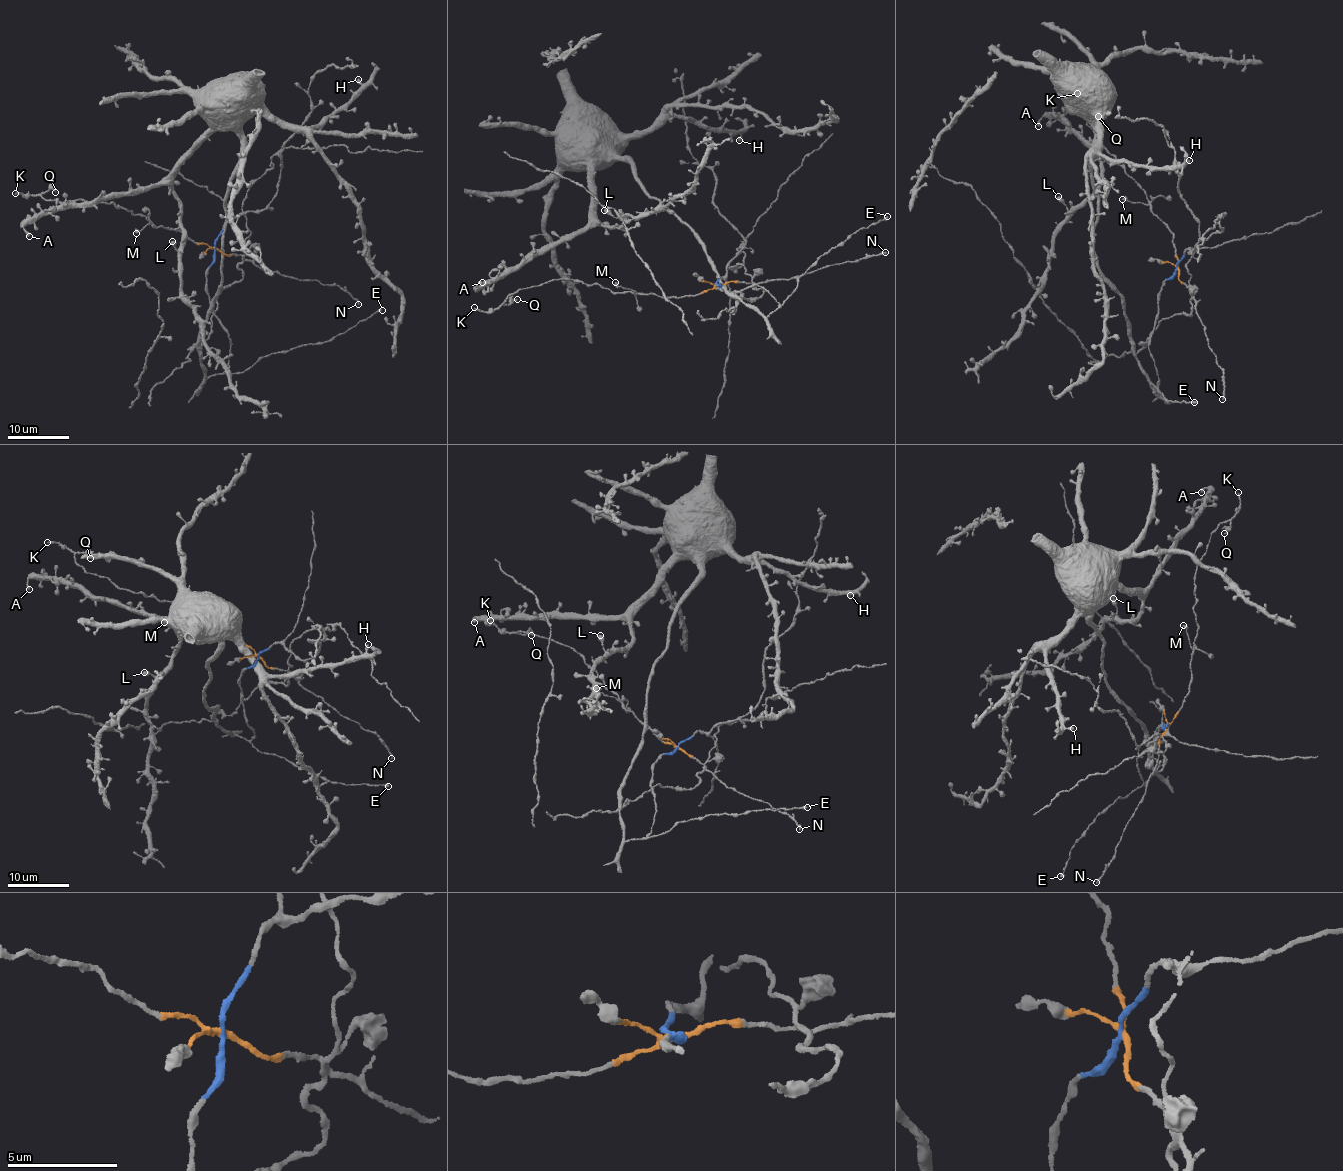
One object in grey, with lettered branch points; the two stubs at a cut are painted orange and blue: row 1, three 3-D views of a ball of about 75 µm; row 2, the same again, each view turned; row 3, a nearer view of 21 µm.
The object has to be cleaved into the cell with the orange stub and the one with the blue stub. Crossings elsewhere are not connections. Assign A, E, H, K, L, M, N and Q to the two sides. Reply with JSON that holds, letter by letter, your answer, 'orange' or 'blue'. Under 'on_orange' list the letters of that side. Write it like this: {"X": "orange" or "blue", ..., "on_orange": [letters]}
{"A": "blue", "E": "blue", "H": "blue", "K": "orange", "L": "blue", "M": "orange", "N": "orange", "Q": "orange", "on_orange": ["K", "M", "N", "Q"]}

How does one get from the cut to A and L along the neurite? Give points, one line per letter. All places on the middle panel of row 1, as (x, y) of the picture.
A: (718, 285), (780, 304), (766, 316), (719, 285), (622, 159), (597, 162), (585, 228), (482, 282)
L: (718, 285), (780, 304), (719, 285), (622, 159), (593, 182), (621, 229), (604, 210)

